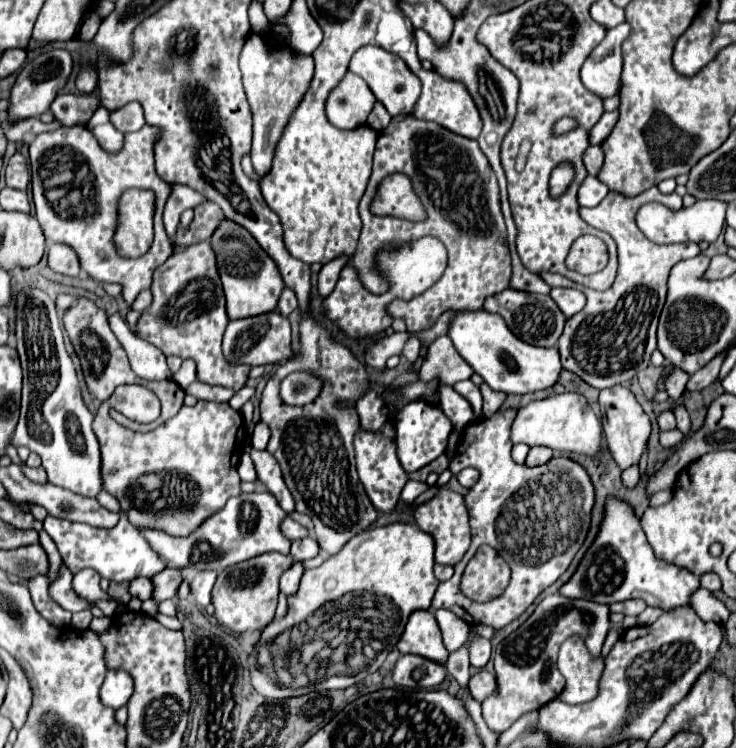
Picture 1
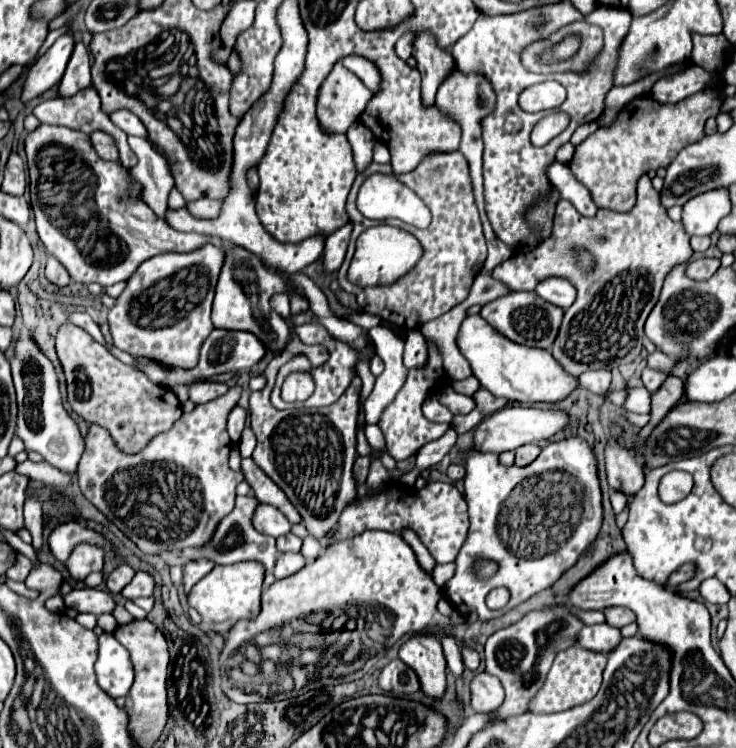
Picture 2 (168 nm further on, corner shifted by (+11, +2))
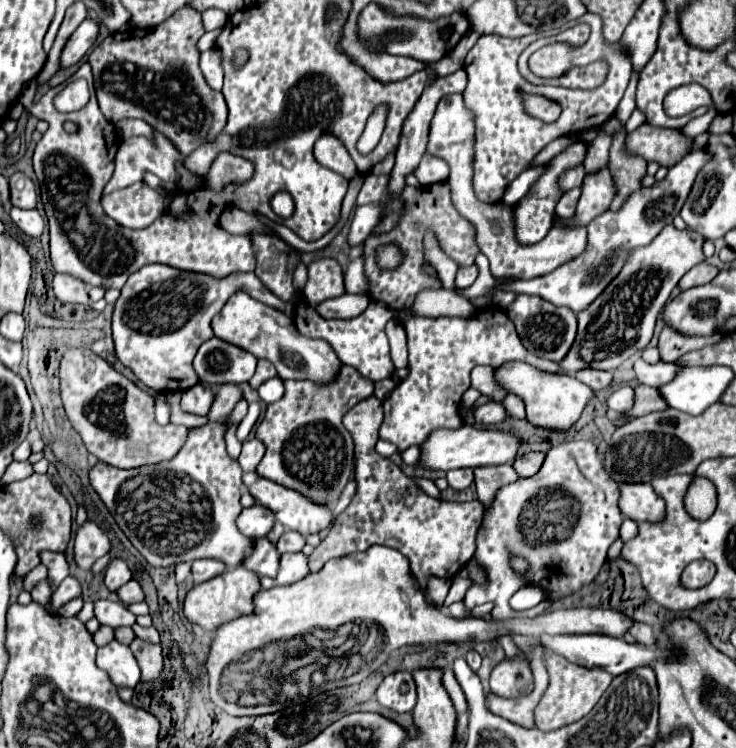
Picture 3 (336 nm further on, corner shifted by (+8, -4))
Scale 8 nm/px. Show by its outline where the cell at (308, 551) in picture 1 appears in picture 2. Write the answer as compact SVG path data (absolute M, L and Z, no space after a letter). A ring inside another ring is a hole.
M292 532L276 538L276 546L278 546L278 552L300 552L300 546L302 546L302 540L298 536L294 536Z

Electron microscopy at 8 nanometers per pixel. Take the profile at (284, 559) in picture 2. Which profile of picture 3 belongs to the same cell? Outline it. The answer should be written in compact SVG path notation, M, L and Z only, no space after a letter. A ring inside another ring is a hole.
M303 552L281 556L281 566L279 566L279 574L277 574L277 584L279 586L299 582L307 574L309 574L309 566L307 566L307 556Z

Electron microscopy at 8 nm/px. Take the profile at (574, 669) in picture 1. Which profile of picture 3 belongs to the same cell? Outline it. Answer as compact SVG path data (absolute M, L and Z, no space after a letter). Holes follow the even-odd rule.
M547 654L545 666L549 672L549 688L545 690L537 706L539 716L535 716L535 726L539 730L555 730L569 722L577 722L579 718L589 714L613 680L609 672L603 672L599 668L585 668L579 664L571 664L567 662L567 658L559 654Z

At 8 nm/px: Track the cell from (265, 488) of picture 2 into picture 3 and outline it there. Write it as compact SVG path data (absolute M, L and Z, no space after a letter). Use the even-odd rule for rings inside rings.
M251 472L251 474L243 474L243 484L247 486L247 490L251 492L251 496L265 508L269 508L275 516L277 516L277 522L281 522L287 530L295 530L303 536L309 536L309 534L317 534L325 528L329 528L331 524L331 512L323 506L317 506L313 504L311 500L307 500L305 496L301 496L299 492L295 490L289 490L277 482L271 482L267 478L261 478L259 474Z

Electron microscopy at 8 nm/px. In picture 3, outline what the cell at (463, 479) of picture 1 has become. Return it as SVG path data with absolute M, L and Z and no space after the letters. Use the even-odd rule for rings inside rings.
M457 468L447 472L447 482L455 490L463 490L473 482L473 470L471 468Z

